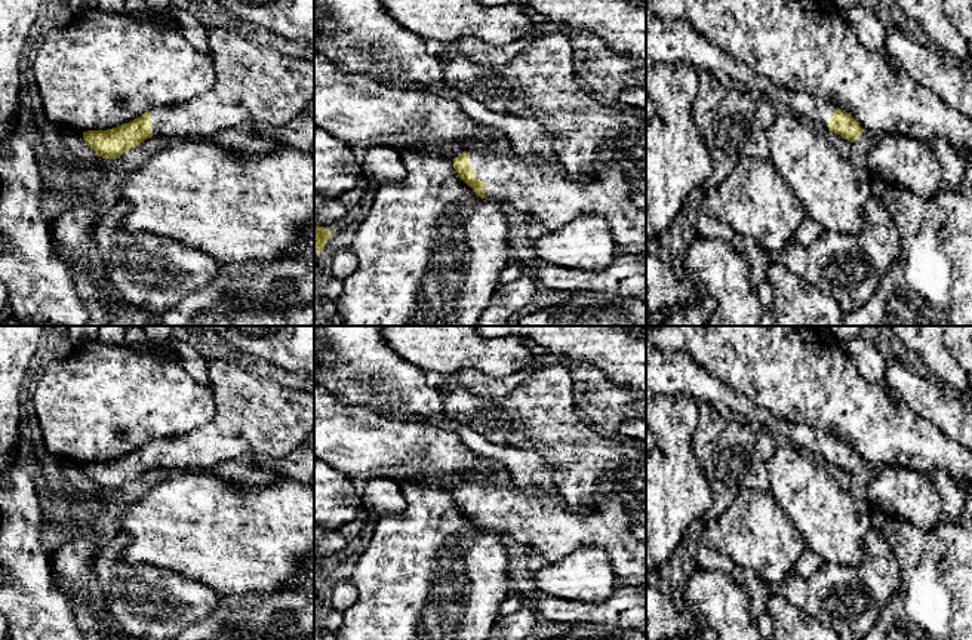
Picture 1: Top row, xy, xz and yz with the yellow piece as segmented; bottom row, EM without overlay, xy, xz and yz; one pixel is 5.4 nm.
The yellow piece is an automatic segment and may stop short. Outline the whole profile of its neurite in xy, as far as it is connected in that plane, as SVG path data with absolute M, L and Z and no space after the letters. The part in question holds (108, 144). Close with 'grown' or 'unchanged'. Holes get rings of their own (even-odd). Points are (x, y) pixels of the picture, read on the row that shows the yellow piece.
M206 27L215 83L202 96L184 104L154 108L141 117L107 130L83 132L83 141L102 159L120 159L151 136L178 139L212 139L215 133L230 127L249 129L262 124L276 132L289 124L314 96L314 61L290 47L276 49L253 44L246 39L219 27Z; grown

